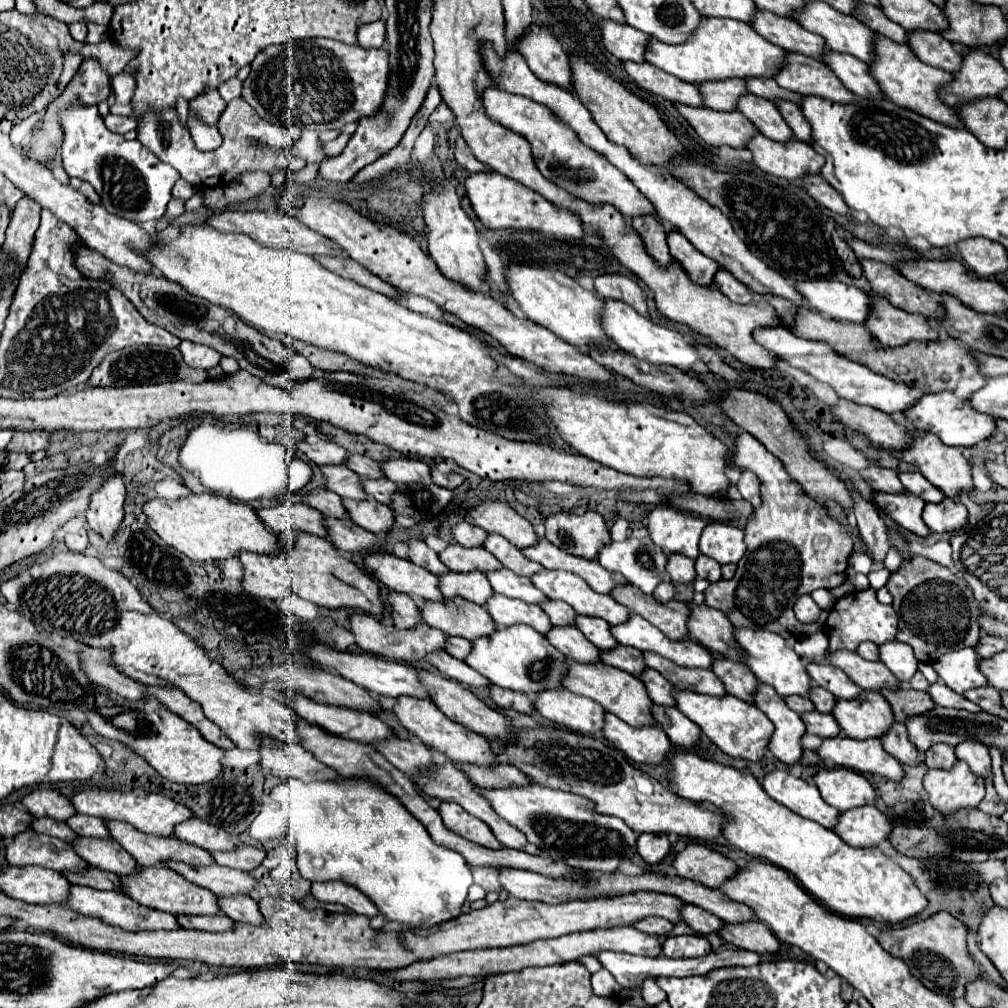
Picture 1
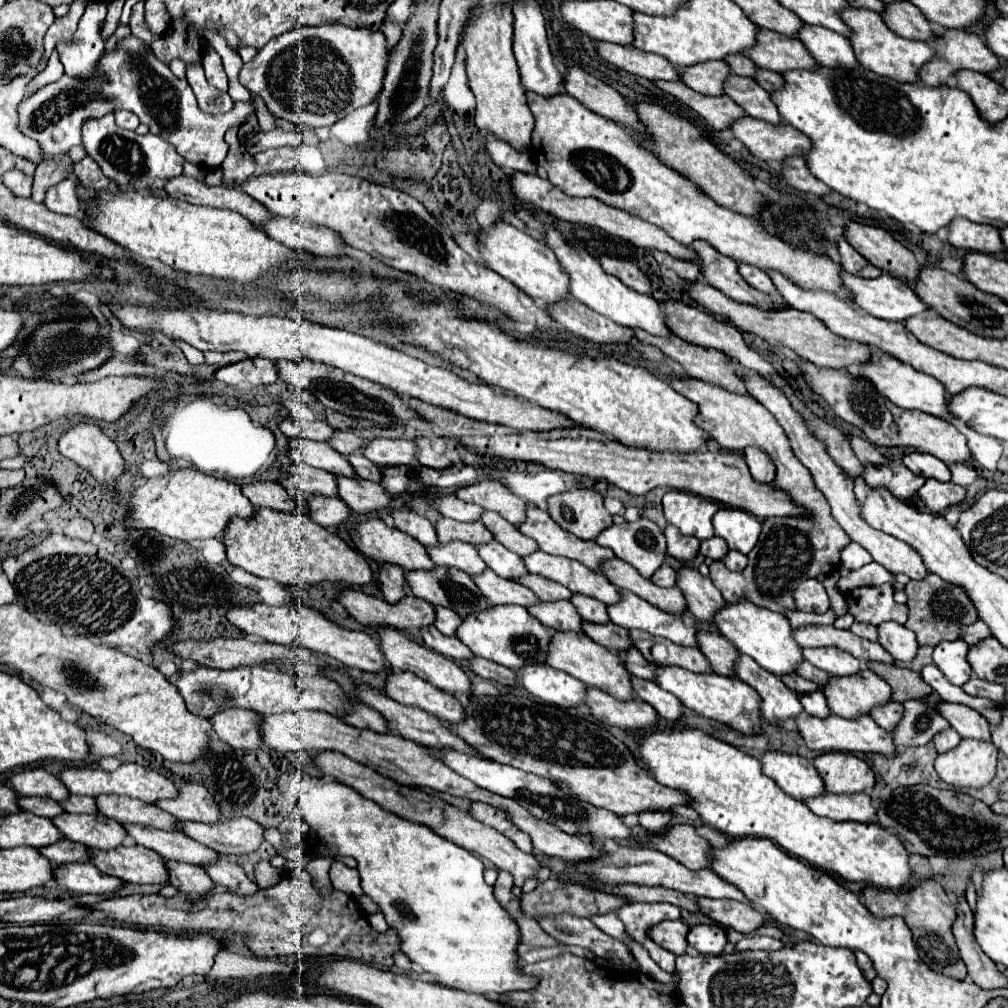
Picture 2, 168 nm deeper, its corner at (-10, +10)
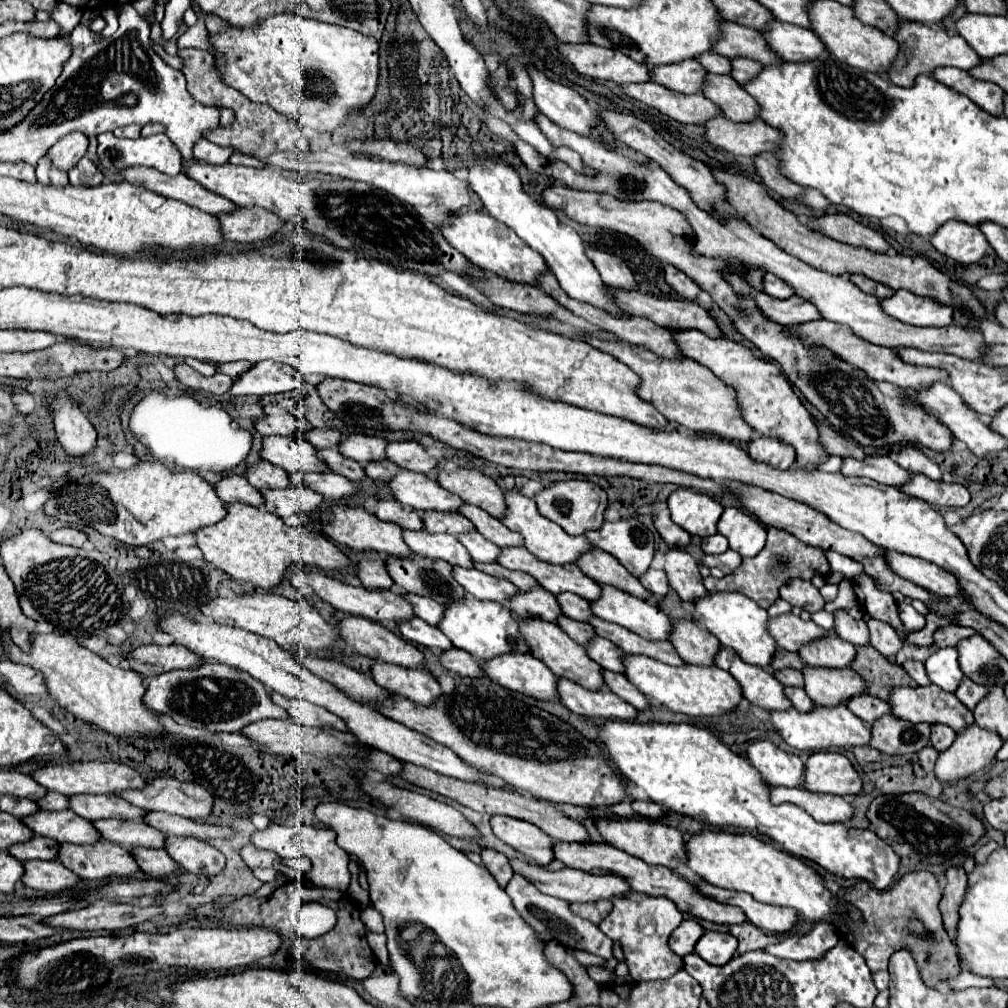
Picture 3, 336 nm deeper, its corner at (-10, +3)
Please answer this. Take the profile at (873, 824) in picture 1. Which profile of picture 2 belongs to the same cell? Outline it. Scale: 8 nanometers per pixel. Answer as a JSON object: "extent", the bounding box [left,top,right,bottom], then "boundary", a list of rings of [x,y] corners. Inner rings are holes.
{"extent":[804,794,876,822],"boundary":[[[820,794],[804,802],[816,816],[826,816],[832,820],[854,820],[872,822],[876,810],[870,796],[866,794]]]}

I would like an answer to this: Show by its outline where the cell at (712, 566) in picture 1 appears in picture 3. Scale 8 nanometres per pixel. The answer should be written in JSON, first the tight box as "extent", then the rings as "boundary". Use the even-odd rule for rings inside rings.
{"extent":[702,533,728,555],"boundary":[[[718,533],[702,539],[702,551],[706,555],[718,555],[718,553],[724,553],[726,549],[728,549],[728,541],[724,537],[720,537]]]}

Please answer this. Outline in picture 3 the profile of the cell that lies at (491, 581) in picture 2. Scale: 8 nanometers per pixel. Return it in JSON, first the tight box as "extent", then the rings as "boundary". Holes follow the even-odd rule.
{"extent":[454,567,518,603],"boundary":[[[454,567],[454,577],[470,595],[474,595],[476,599],[482,599],[482,601],[502,603],[502,601],[512,599],[518,593],[518,589],[512,583],[508,583],[504,579],[490,577],[478,569]]]}

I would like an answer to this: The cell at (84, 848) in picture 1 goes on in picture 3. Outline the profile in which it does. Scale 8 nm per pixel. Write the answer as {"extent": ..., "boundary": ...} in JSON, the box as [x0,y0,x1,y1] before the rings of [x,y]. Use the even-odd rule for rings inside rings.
{"extent":[24,811,102,845],"boundary":[[[38,811],[24,817],[26,825],[42,837],[50,837],[58,843],[84,843],[92,845],[102,839],[92,821],[68,811]]]}

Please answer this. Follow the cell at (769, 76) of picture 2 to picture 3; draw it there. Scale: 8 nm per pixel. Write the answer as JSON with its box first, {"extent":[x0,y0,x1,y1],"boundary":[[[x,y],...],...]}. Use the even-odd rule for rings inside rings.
{"extent":[732,59,762,85],"boundary":[[[732,59],[732,77],[744,85],[752,81],[762,71],[762,65],[752,59]]]}

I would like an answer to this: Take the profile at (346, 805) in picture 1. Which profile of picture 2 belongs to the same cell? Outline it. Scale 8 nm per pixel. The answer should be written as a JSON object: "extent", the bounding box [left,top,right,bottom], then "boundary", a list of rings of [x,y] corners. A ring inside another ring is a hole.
{"extent":[284,772,540,994],"boundary":[[[298,772],[290,778],[288,790],[284,794],[296,798],[302,816],[310,824],[312,834],[316,834],[318,844],[324,850],[323,853],[315,852],[315,857],[356,858],[362,890],[374,900],[374,904],[378,904],[388,926],[396,930],[400,938],[400,950],[410,958],[410,962],[432,974],[438,984],[476,994],[506,994],[514,990],[532,990],[538,986],[540,978],[522,972],[518,956],[518,942],[522,936],[520,928],[494,898],[494,888],[484,882],[482,862],[478,856],[456,846],[454,842],[440,838],[424,824],[408,822],[384,810],[376,802],[356,794],[356,790],[340,782]]]}

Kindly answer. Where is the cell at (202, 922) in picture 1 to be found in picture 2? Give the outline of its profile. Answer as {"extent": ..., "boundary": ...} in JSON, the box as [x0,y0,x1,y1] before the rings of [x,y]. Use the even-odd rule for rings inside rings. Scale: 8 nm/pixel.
{"extent":[164,860,212,900],"boundary":[[[164,860],[164,864],[168,870],[168,882],[194,900],[212,888],[212,882],[204,872],[204,868],[186,862],[176,862],[176,860]]]}

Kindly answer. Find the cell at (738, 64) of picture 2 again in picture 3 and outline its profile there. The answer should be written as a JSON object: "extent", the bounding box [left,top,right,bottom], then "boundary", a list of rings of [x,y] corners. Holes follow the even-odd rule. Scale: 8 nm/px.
{"extent":[698,53,732,75],"boundary":[[[704,53],[704,57],[698,57],[698,61],[710,71],[710,73],[720,73],[720,75],[730,75],[732,73],[732,63],[728,57],[722,57],[718,53]]]}

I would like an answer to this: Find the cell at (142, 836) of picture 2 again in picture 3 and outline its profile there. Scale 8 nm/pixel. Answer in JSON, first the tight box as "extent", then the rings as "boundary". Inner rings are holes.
{"extent":[94,819,166,849],"boundary":[[[104,819],[94,823],[106,841],[118,843],[122,847],[146,847],[146,849],[166,849],[166,835],[142,821],[116,821]]]}

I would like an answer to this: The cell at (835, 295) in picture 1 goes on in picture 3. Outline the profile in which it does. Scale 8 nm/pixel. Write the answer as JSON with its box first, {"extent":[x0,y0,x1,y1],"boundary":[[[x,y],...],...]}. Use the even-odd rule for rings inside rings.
{"extent":[878,289,952,327],"boundary":[[[904,289],[894,291],[890,297],[878,301],[882,311],[902,323],[920,325],[920,327],[946,327],[952,325],[952,309],[926,301],[926,297],[916,297]]]}

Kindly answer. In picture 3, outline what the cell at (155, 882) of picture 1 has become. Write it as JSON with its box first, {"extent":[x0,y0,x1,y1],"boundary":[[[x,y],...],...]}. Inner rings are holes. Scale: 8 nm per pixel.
{"extent":[58,841,140,881],"boundary":[[[98,841],[94,845],[62,843],[58,861],[82,879],[90,881],[110,877],[132,877],[140,871],[132,853],[110,841]]]}

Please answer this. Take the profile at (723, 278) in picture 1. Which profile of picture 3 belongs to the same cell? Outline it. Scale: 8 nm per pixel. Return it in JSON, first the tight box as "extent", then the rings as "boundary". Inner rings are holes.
{"extent":[762,273,794,299],"boundary":[[[766,273],[762,277],[762,289],[764,289],[766,295],[776,297],[776,299],[788,299],[788,297],[794,295],[792,287],[788,287],[782,279],[778,279],[776,275],[770,275],[770,273]]]}

